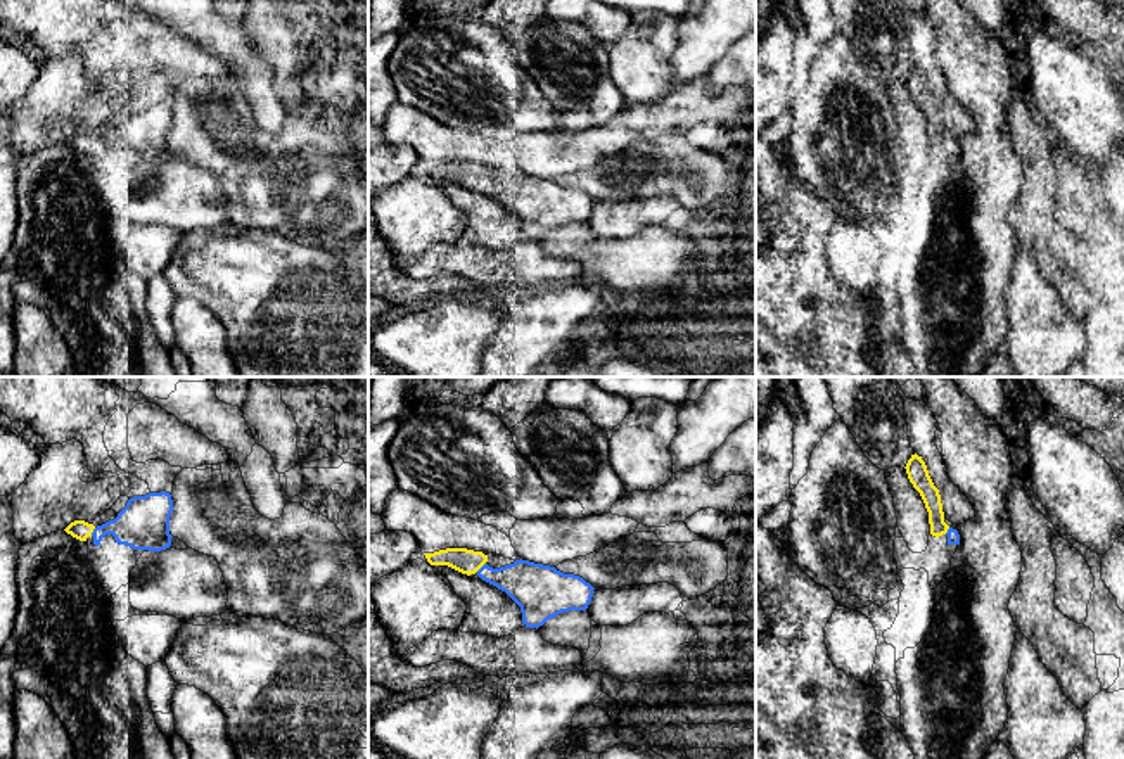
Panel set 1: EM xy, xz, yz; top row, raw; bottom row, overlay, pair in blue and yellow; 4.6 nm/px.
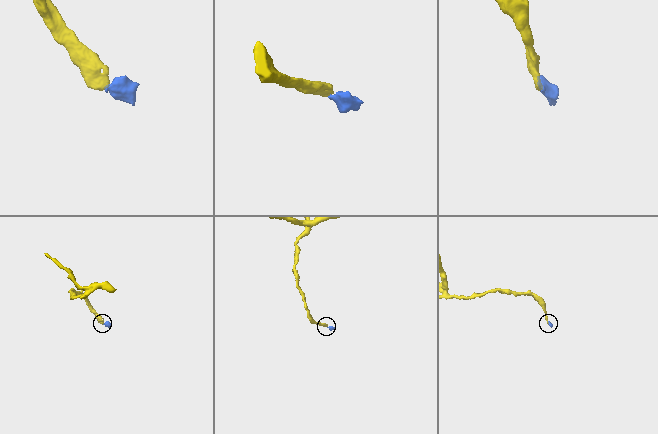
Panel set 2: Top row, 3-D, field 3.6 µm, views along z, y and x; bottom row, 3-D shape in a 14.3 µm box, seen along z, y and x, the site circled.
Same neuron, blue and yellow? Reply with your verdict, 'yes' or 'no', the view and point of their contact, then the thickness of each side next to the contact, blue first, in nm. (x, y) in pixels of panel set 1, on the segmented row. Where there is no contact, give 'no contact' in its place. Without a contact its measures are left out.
yes | xz (481, 567) | 220/120 nm

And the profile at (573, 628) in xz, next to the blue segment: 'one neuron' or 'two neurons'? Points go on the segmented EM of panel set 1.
two neurons

